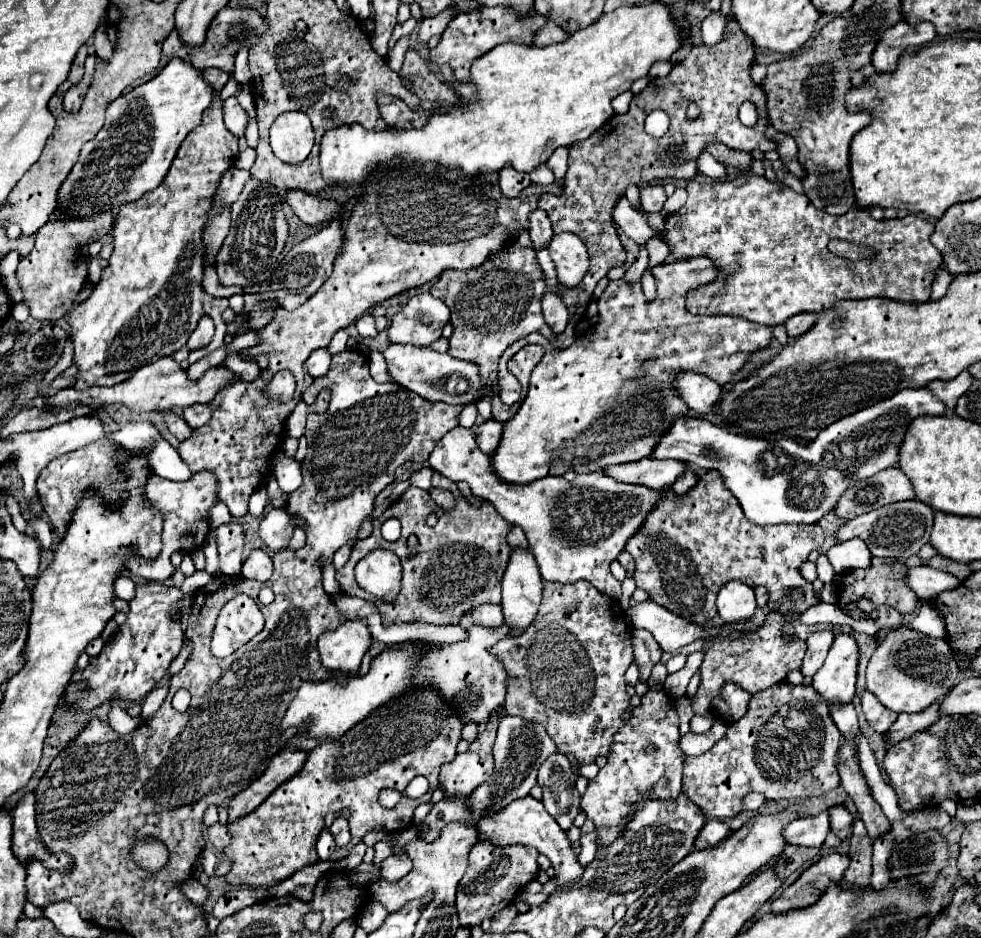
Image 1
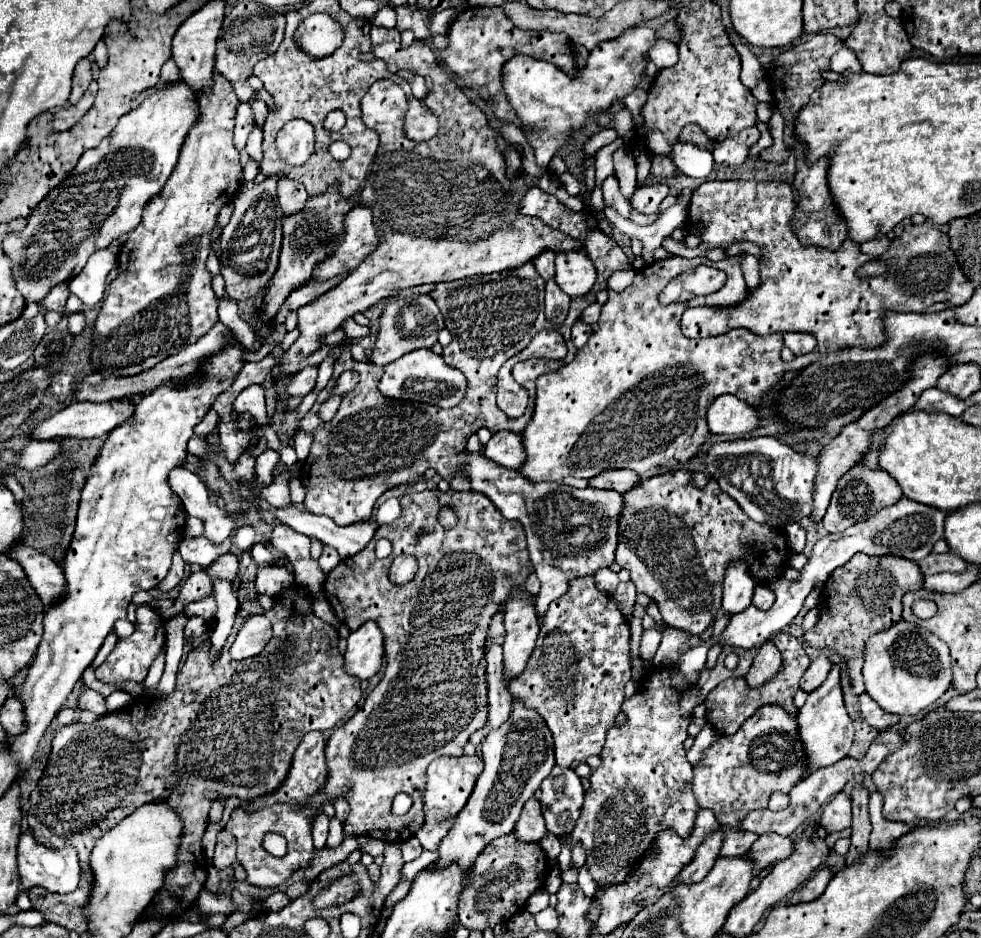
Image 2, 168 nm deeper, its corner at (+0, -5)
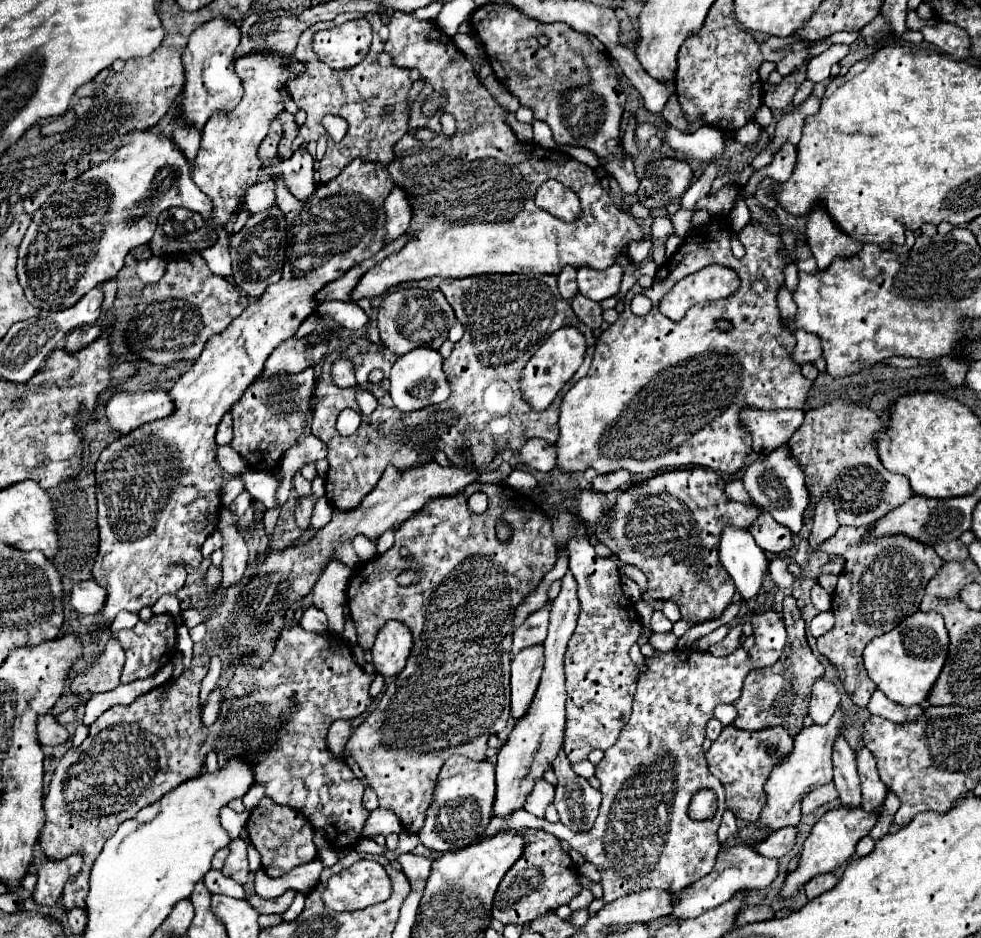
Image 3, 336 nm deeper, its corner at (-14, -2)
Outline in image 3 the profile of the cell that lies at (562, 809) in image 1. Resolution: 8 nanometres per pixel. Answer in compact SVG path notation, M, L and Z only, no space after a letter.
M559 751L555 757L553 771L559 779L555 787L555 807L559 811L559 819L571 831L589 831L599 815L601 793L593 789L587 779L573 773L571 763L567 761L567 753Z

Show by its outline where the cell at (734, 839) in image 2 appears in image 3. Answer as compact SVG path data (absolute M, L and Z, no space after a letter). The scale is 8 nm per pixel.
M779 829L771 837L761 841L759 845L755 845L755 851L761 853L763 857L781 859L783 855L787 855L793 849L795 837L797 837L797 829Z

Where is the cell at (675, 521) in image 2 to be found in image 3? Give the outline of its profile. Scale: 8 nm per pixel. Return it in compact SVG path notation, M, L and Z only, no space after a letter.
M675 469L659 473L651 479L633 483L623 491L607 517L607 525L599 525L597 539L605 543L619 561L639 567L647 575L647 593L657 601L675 601L685 621L701 623L721 617L723 609L735 595L735 583L731 575L719 563L719 535L725 525L749 527L757 519L755 505L735 503L725 495L725 481L719 473L707 469Z

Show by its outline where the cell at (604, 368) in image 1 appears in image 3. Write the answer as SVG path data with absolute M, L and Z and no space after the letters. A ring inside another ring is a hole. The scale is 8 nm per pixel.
M711 219L707 221L705 225L701 227L693 227L691 229L693 233L687 235L681 243L681 247L677 249L677 253L665 261L665 267L661 267L655 275L655 283L651 289L641 289L639 285L635 285L627 297L625 297L625 311L619 315L619 319L609 325L607 331L603 331L601 339L597 341L597 347L595 347L595 355L593 355L593 363L589 367L589 373L579 379L567 393L565 393L565 399L561 403L561 417L559 417L559 429L561 429L561 437L557 441L557 467L565 473L583 473L585 469L593 467L597 473L611 473L611 471L619 471L619 469L627 469L629 473L653 473L653 471L659 471L659 469L675 469L675 467L685 467L685 465L697 465L697 467L705 467L705 469L713 469L713 471L721 471L721 473L727 473L727 475L735 475L739 469L745 467L745 457L751 453L751 433L749 429L739 421L739 409L743 407L753 407L753 409L769 409L769 411L775 411L775 409L805 409L805 401L807 401L807 393L811 389L811 381L807 381L803 375L801 375L801 367L793 363L791 359L791 349L795 347L795 337L793 333L789 333L789 329L783 329L783 319L779 317L779 309L777 309L777 301L775 301L775 295L779 293L779 285L785 283L785 267L789 263L793 263L791 255L785 251L785 245L781 241L779 235L773 235L769 233L767 229L763 229L761 225L745 225L739 233L735 233L731 229L731 225L725 221L725 219ZM731 237L739 237L739 241L743 243L745 247L745 257L743 259L735 259L733 253L731 253ZM707 265L723 265L723 267L729 267L733 269L739 279L741 279L741 285L739 285L739 291L735 291L733 295L729 295L727 299L719 299L719 301L707 301L703 305L695 305L689 309L689 313L685 315L683 321L675 323L675 321L669 321L665 315L661 315L659 311L659 301L661 297L677 283L681 281L683 277L691 275L691 273L697 273L699 269L707 267ZM637 293L643 293L647 295L651 301L653 301L653 309L645 315L645 317L637 317L631 313L631 299L637 295ZM717 321L731 321L733 329L731 331L721 331L717 327Z

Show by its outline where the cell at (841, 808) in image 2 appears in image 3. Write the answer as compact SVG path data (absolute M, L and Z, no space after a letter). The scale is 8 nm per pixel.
M843 735L835 739L833 783L839 791L841 805L847 805L847 807L861 805L861 785L859 785L859 775L855 765L855 751L849 747Z

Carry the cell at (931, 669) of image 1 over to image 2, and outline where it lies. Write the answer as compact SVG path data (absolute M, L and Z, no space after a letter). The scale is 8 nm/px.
M901 620L889 630L875 634L865 646L865 692L885 712L913 716L931 708L931 704L949 690L951 676L953 672L947 644L917 624Z

